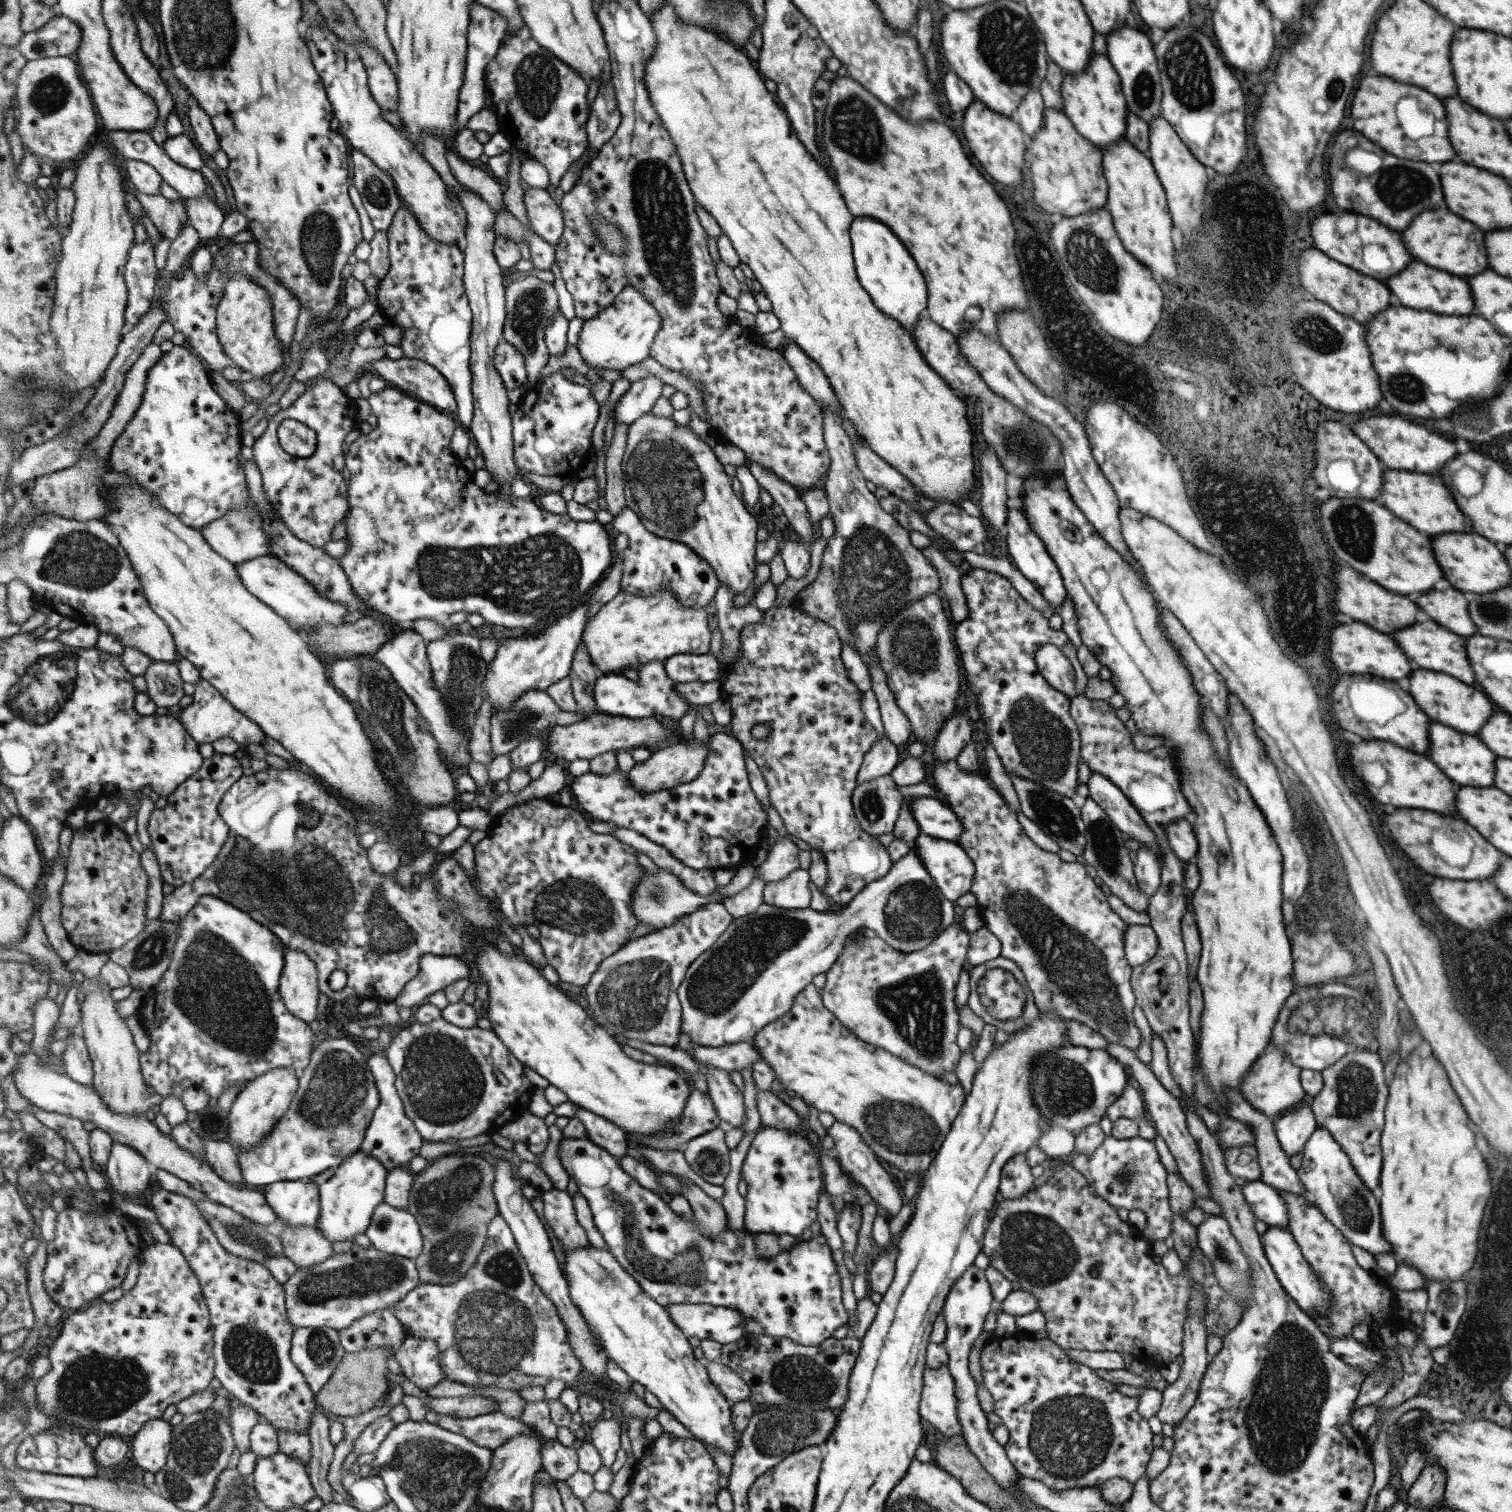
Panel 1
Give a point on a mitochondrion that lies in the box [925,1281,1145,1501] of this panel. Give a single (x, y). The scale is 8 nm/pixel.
(1069, 1435)

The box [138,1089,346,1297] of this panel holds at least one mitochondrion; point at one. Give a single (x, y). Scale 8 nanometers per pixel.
(244, 1233)

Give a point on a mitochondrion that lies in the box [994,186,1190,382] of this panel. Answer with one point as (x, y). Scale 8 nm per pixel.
(1099, 272)

